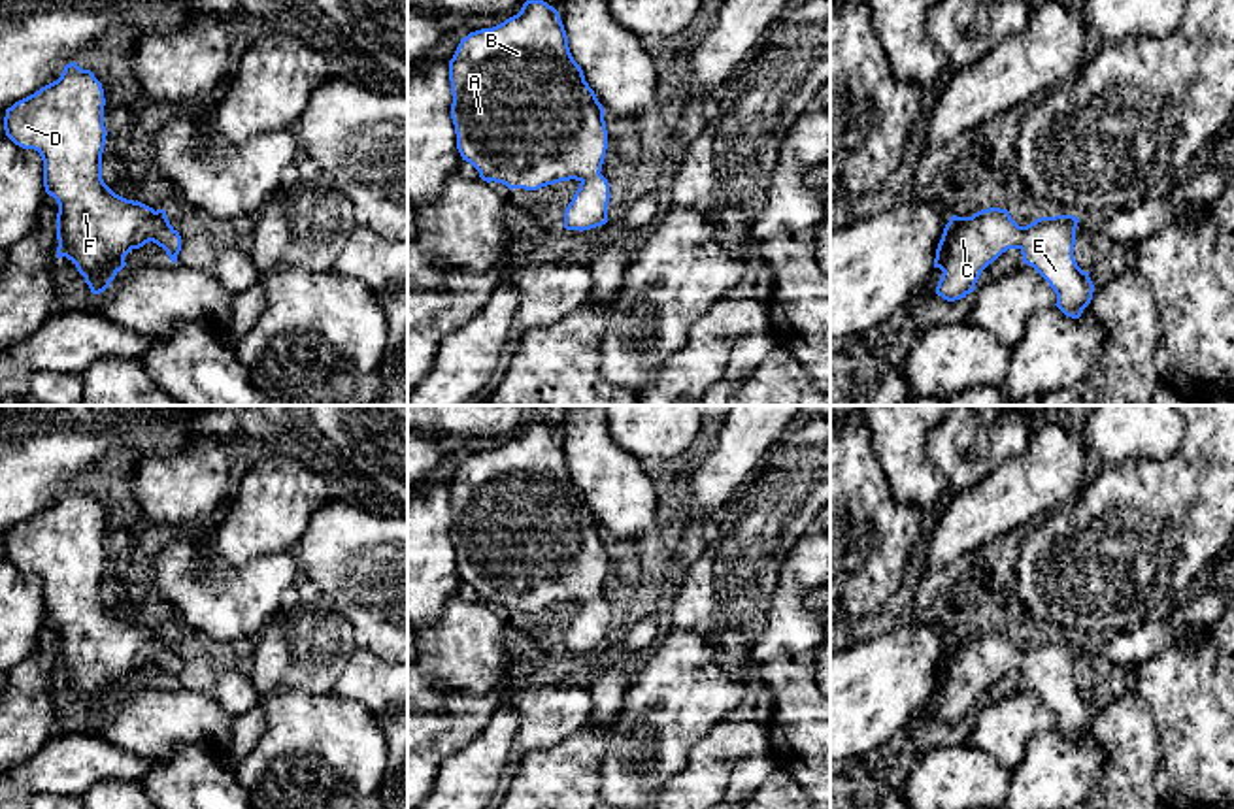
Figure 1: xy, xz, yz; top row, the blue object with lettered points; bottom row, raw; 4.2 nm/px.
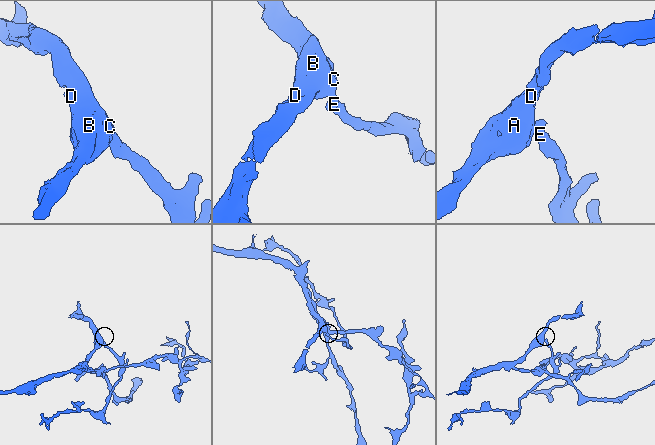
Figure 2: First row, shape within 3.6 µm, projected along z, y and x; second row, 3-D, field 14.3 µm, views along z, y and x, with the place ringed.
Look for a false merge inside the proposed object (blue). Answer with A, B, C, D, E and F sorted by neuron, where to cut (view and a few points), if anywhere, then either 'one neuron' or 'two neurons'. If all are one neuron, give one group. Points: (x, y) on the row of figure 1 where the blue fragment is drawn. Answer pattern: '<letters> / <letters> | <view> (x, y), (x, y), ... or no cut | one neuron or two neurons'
A B C D E F | no cut | one neuron

